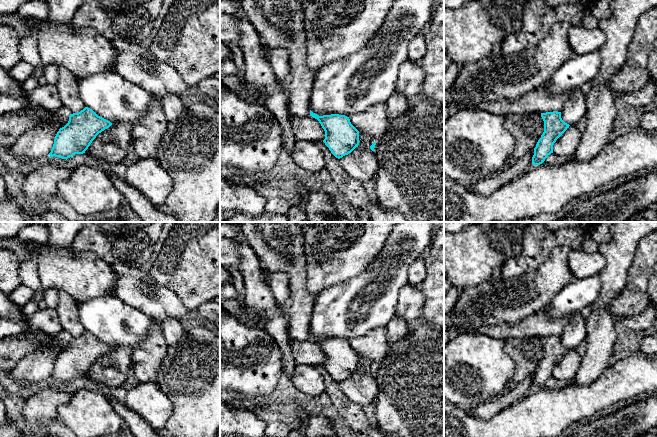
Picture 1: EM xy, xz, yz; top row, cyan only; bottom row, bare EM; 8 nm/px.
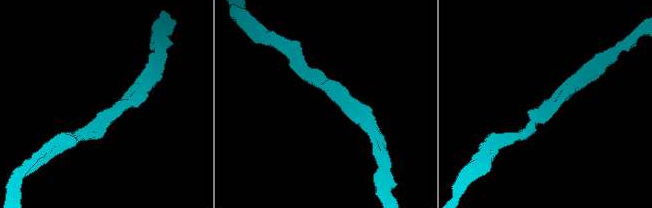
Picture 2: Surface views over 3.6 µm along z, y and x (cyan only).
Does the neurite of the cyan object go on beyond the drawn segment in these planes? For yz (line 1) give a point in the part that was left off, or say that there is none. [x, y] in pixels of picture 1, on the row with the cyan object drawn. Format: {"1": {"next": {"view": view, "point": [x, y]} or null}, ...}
{"1": {"next": null}}

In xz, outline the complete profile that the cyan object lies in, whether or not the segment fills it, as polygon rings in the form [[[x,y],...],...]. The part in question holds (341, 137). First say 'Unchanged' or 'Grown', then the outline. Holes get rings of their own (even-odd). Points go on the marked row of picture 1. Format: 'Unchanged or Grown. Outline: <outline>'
Unchanged. Outline: [[[310,110],[310,116],[317,119],[325,131],[323,142],[338,159],[351,153],[359,145],[359,131],[351,124],[349,117],[339,114],[319,116]]]

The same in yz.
Unchanged. Outline: [[[561,112],[541,113],[541,117],[544,121],[544,132],[534,148],[533,165],[542,164],[553,153],[554,143],[570,126],[562,120]]]

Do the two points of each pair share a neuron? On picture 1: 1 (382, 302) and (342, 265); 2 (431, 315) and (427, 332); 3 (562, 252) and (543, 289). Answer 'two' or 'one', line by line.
1: two
2: two
3: one

